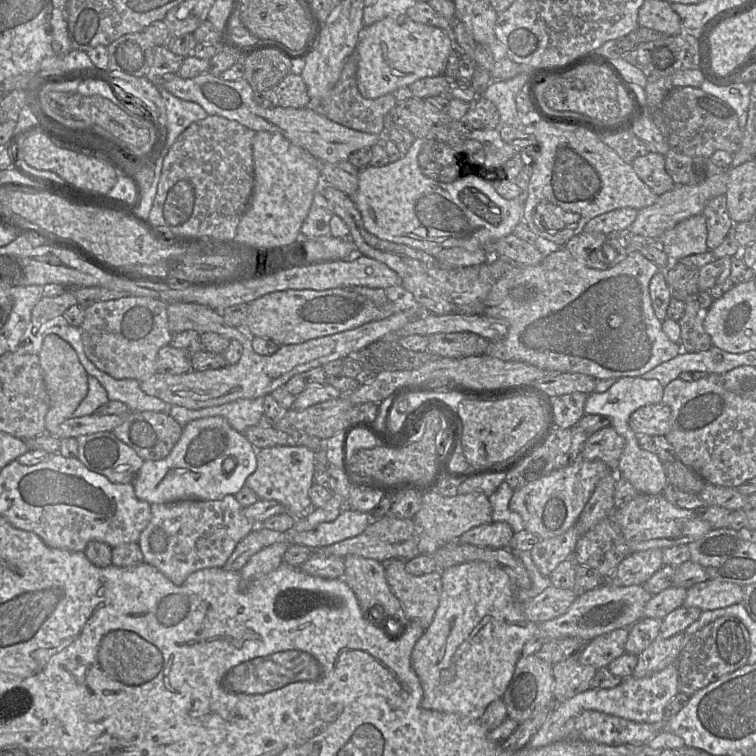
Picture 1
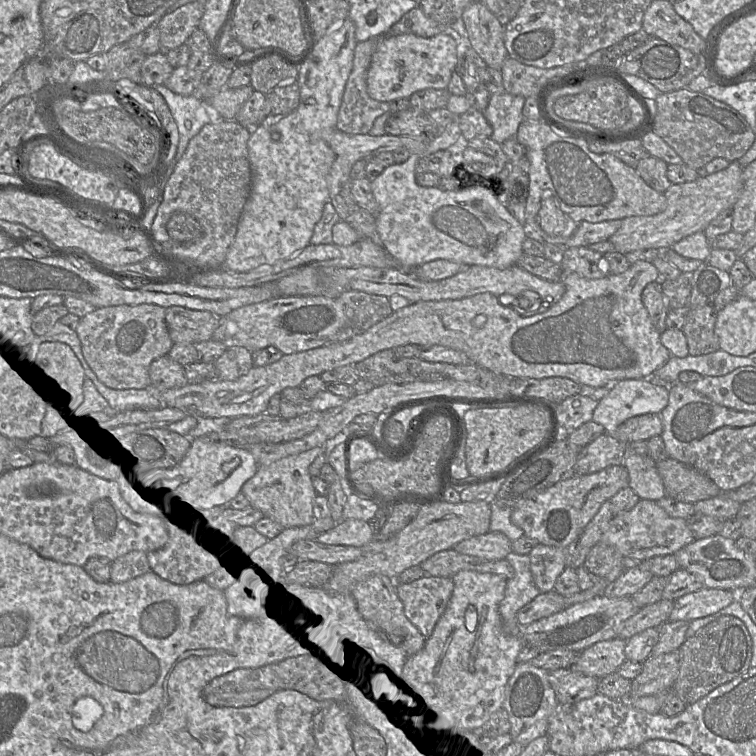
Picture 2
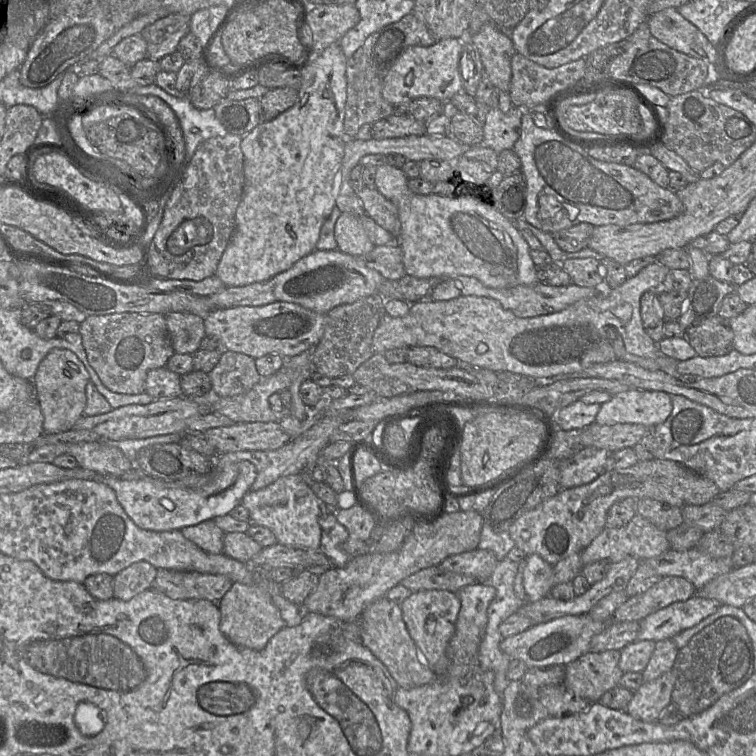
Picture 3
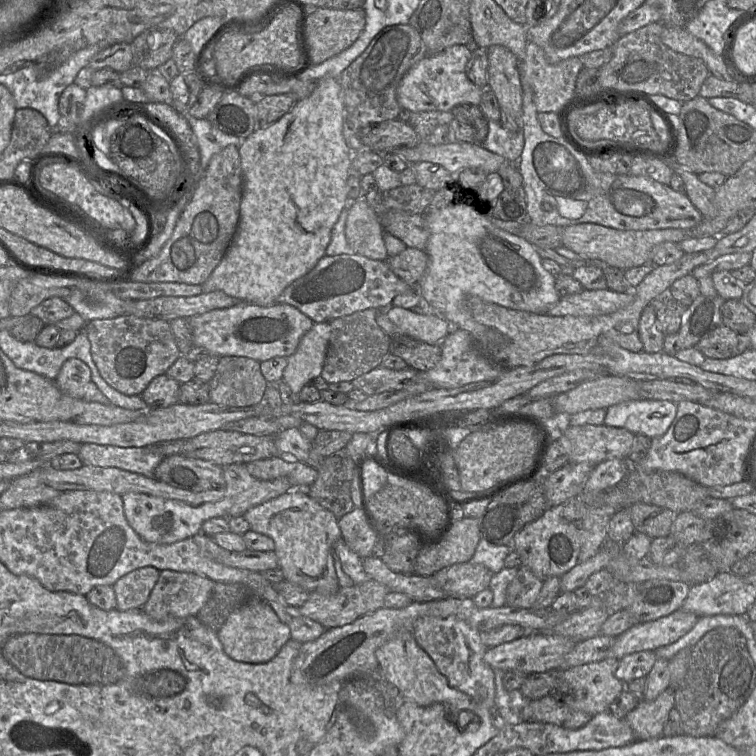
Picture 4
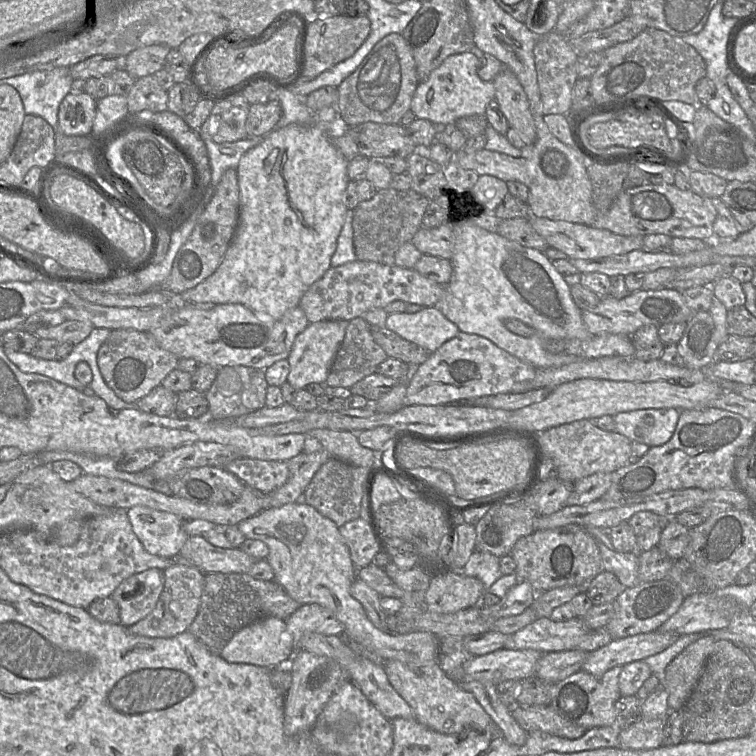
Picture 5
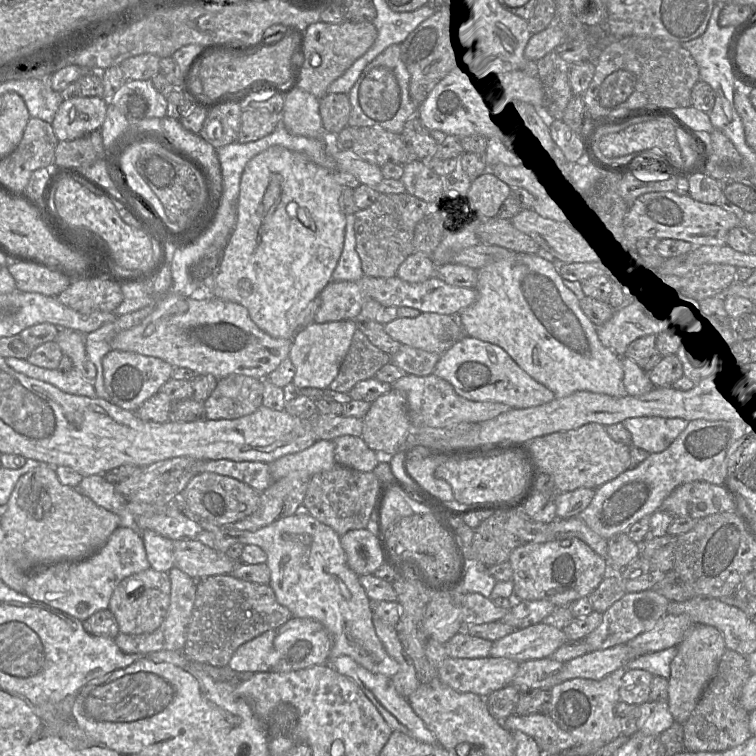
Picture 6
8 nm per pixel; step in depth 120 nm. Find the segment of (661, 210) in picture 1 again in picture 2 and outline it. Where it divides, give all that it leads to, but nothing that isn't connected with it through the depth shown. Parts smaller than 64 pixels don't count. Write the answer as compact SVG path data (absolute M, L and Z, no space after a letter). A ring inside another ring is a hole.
M738 161L719 172L700 176L692 182L672 184L664 195L666 209L652 216L624 218L620 228L609 238L615 251L626 255L637 250L670 249L675 243L698 231L705 231L708 224L722 211L733 208L743 191L743 167Z

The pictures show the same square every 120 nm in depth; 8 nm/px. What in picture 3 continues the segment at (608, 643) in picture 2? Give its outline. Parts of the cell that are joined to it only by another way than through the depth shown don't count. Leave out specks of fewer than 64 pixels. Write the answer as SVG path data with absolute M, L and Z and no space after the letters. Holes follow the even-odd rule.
M620 651L586 652L567 664L563 685L590 703L616 687L623 675L619 667Z

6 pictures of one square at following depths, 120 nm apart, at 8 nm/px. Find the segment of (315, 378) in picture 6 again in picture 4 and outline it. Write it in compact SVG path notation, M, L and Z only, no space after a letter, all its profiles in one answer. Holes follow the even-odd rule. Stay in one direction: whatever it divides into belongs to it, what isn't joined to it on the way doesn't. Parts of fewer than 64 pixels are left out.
M329 322L314 323L301 338L296 351L287 357L282 381L291 389L294 404L300 403L299 393L307 383L321 376L329 344L331 327Z

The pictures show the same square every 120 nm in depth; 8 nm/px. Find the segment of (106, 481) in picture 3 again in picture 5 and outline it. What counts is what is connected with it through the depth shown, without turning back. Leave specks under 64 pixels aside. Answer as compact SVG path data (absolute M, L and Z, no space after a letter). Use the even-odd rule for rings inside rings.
M133 506L127 509L127 516L133 532L150 554L173 558L189 537L183 530L183 519L172 513Z

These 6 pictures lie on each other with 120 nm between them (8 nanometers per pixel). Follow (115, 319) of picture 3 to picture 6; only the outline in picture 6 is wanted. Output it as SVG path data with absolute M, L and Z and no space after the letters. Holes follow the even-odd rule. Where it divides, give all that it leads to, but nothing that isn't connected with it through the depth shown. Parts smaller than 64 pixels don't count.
M110 350L102 359L102 368L109 402L133 412L159 392L160 388L171 379L174 369L171 364L160 358L120 350Z

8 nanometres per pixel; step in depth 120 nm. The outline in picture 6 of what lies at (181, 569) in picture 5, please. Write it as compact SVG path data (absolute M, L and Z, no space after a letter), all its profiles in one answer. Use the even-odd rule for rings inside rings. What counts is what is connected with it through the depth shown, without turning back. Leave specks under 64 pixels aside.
M175 566L167 573L171 584L170 603L163 622L154 632L149 634L119 633L114 641L124 653L150 654L161 650L183 651L195 602L197 581Z

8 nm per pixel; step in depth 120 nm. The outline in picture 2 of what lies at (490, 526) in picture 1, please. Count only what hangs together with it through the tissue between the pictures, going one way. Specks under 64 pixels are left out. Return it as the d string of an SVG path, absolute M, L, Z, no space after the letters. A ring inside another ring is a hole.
M489 531L465 539L453 546L452 549L461 554L491 561L505 559L512 550L511 546L512 542L506 535L501 532Z

